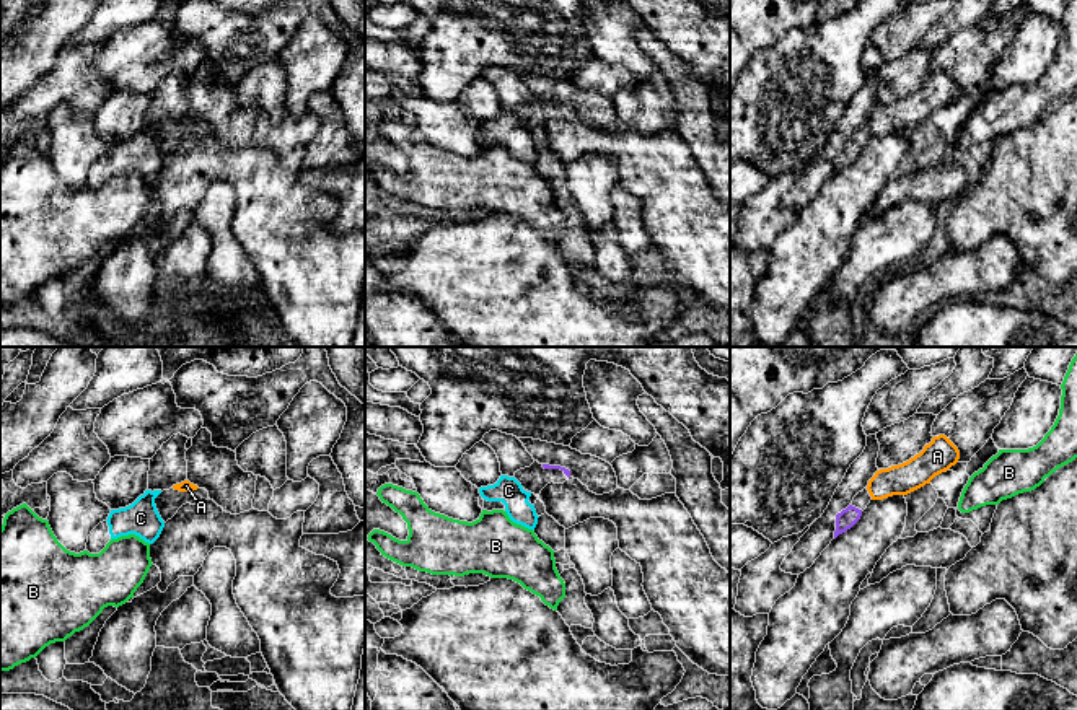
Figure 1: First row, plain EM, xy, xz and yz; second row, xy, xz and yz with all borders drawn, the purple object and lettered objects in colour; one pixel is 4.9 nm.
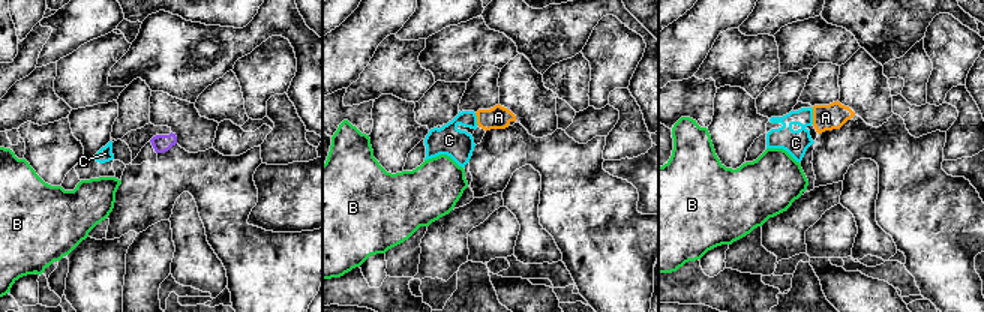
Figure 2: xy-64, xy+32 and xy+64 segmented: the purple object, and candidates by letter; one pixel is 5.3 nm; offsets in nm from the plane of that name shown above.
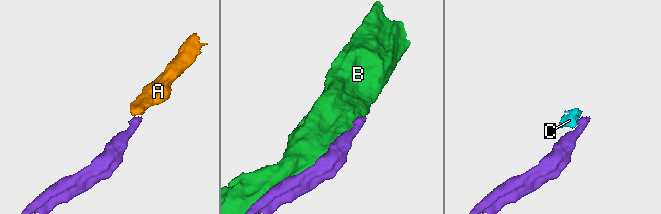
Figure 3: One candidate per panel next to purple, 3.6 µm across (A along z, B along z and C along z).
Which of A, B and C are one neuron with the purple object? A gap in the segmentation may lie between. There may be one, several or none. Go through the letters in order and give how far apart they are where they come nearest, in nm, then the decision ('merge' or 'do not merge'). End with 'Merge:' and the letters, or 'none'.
A: gap 80 nm; merge
B: gap 280 nm; do not merge
C: gap 140 nm; do not merge
Merge: A

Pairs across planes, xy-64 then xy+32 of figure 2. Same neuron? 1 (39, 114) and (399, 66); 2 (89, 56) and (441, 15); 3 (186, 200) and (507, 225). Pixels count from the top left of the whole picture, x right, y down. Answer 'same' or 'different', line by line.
1: same
2: different
3: different

